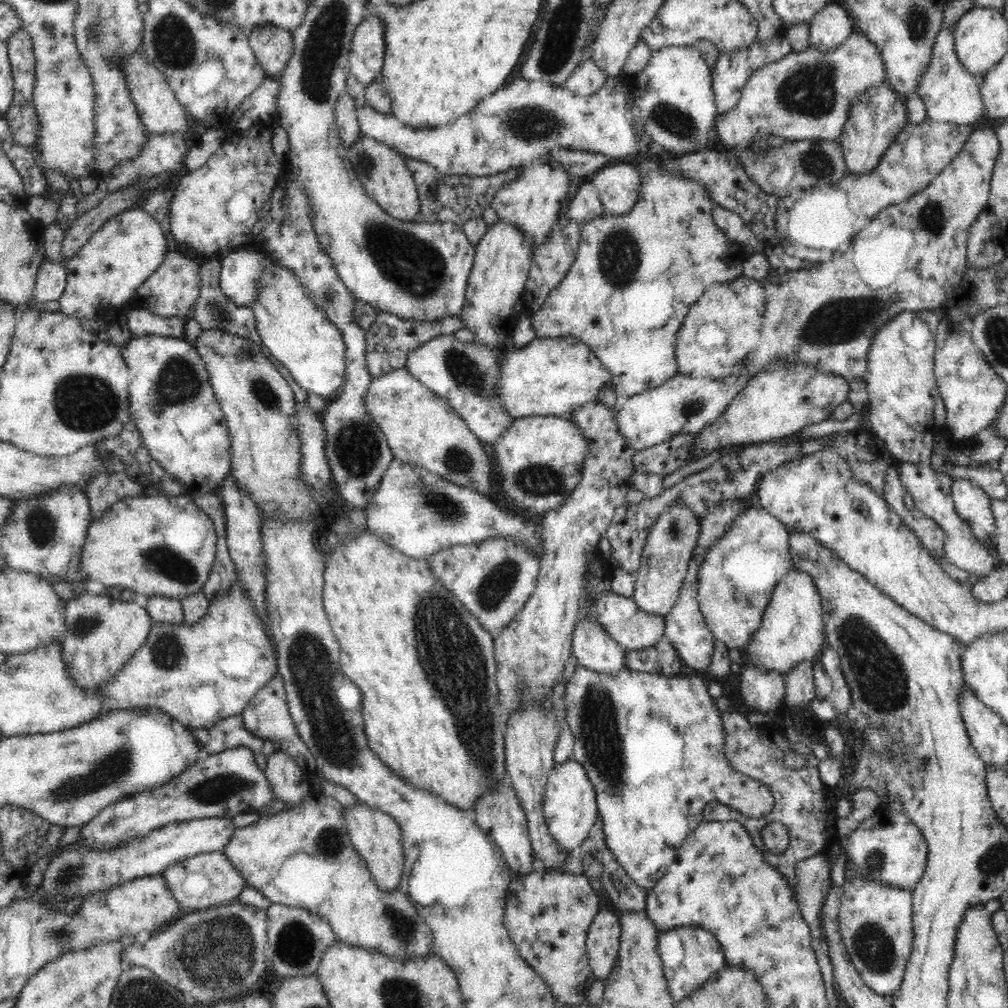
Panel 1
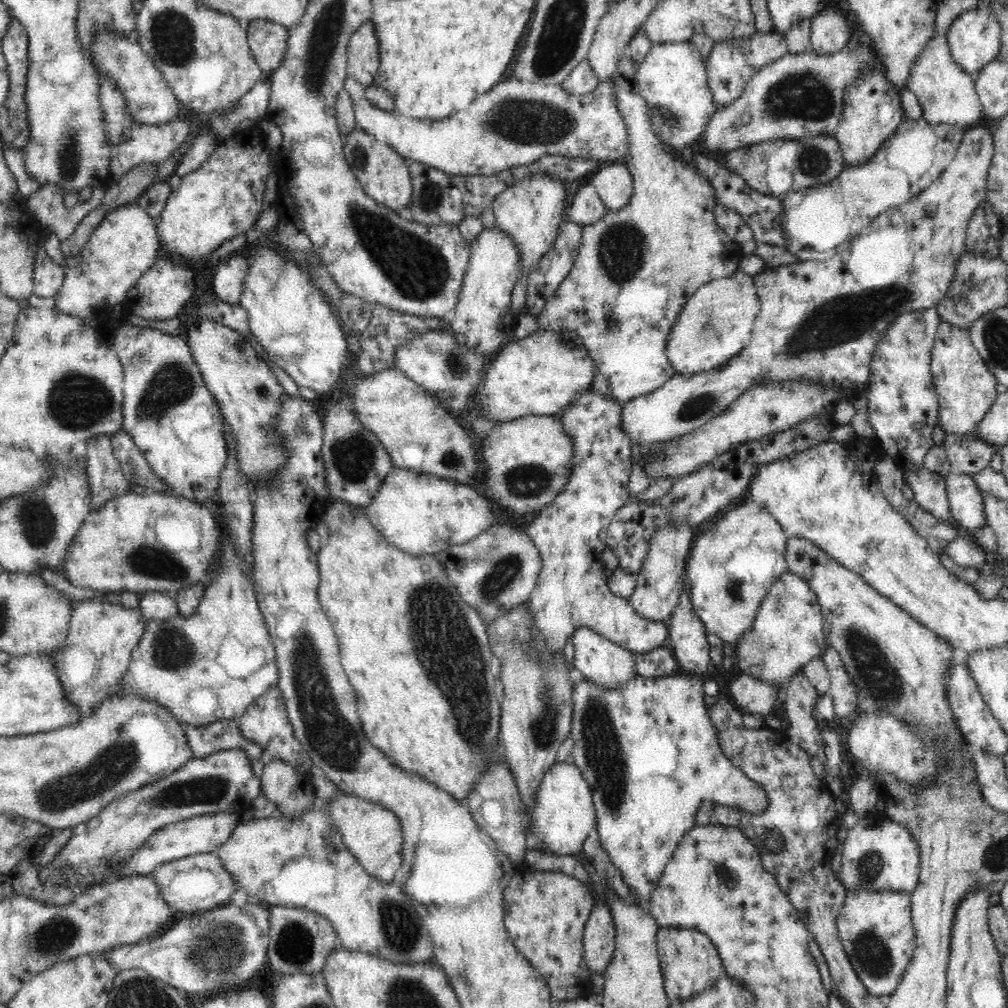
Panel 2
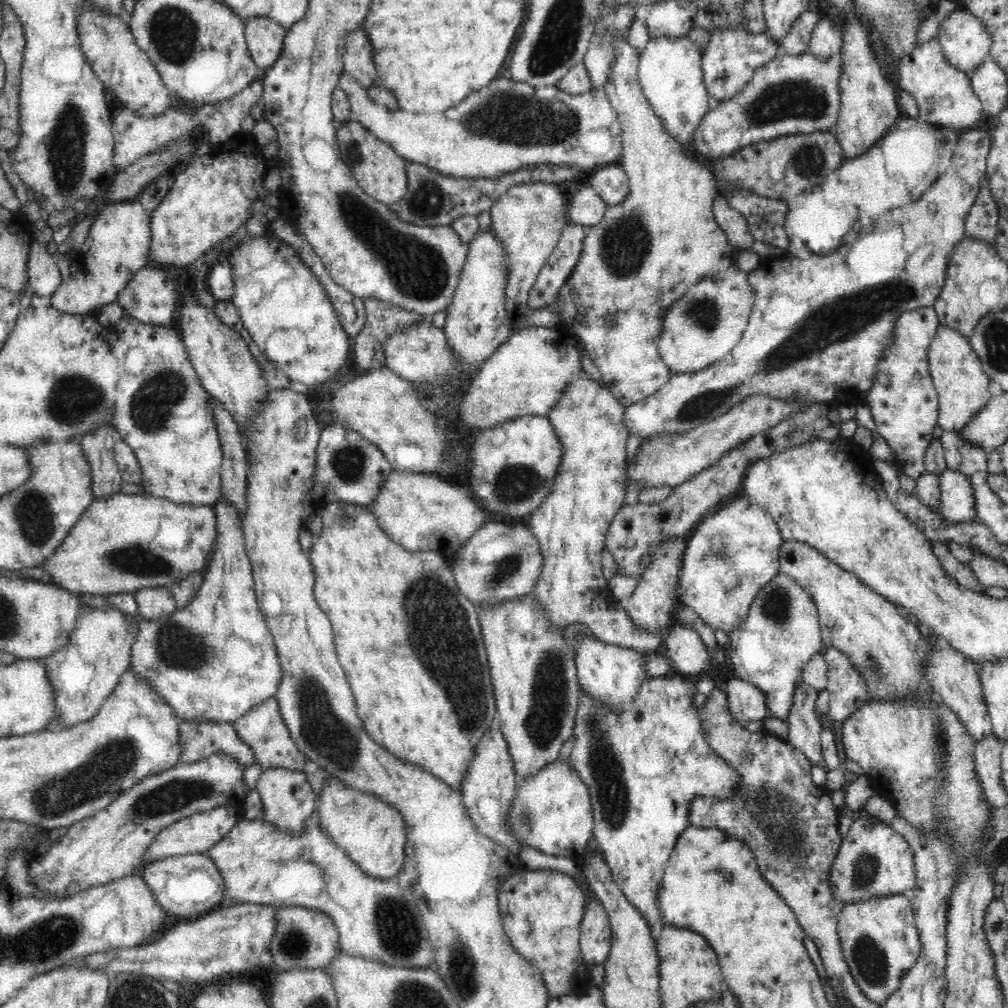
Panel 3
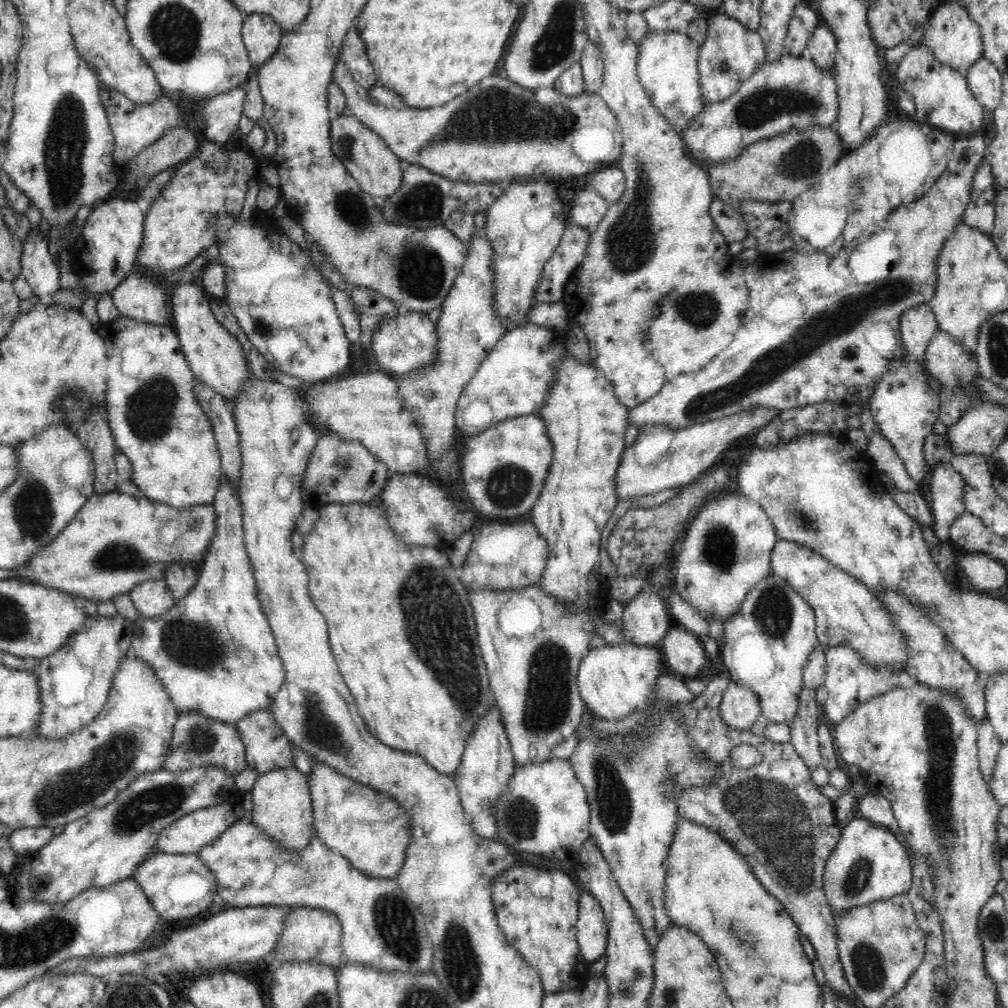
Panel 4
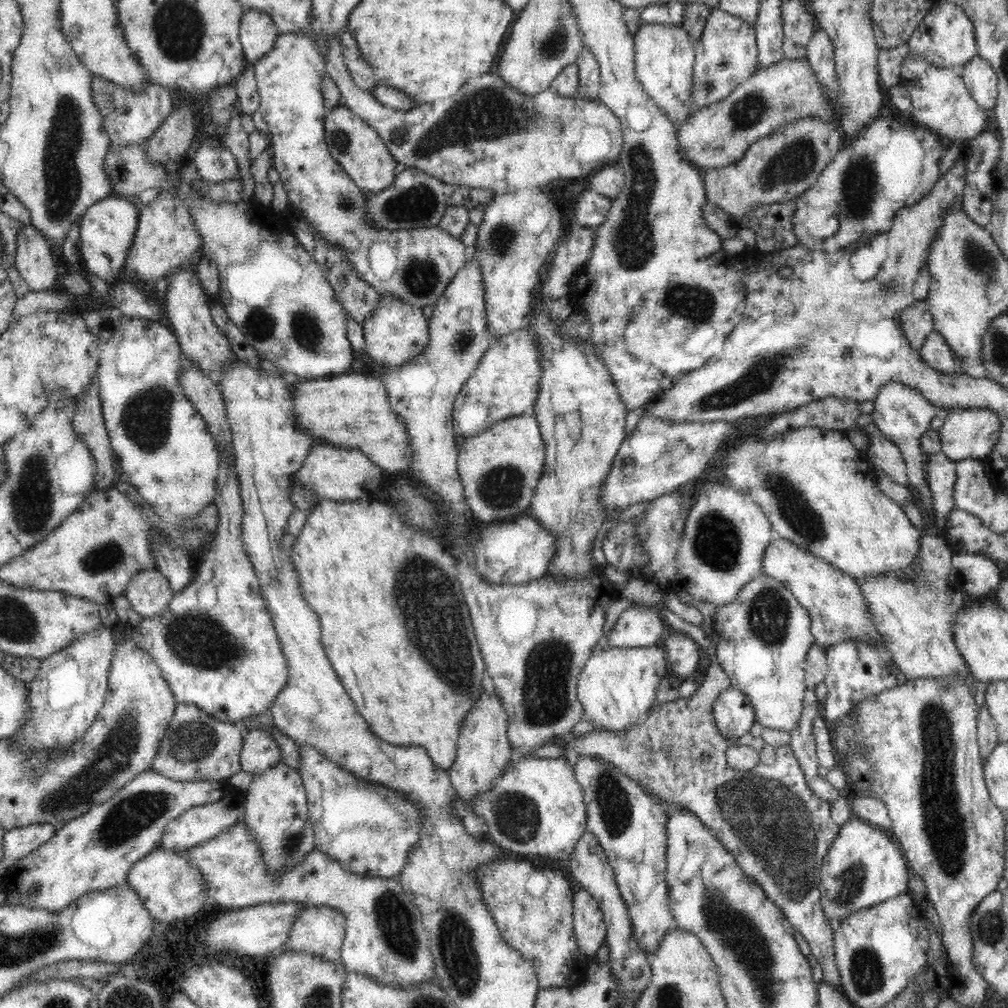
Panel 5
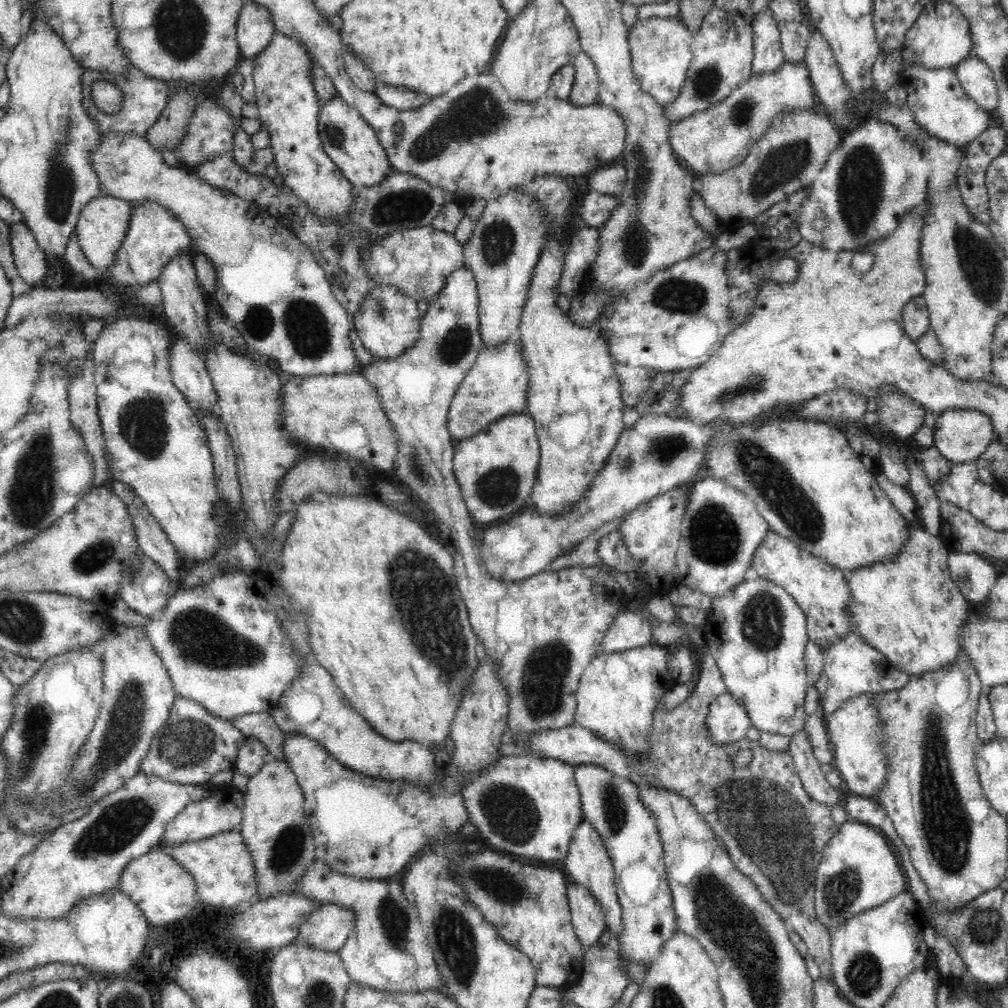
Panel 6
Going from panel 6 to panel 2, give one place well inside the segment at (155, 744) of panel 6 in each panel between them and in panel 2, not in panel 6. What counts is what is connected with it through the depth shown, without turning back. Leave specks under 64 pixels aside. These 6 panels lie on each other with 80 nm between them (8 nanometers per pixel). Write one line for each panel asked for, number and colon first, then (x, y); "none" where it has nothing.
2: (222, 735)
3: (197, 741)
4: (196, 740)
5: (196, 746)

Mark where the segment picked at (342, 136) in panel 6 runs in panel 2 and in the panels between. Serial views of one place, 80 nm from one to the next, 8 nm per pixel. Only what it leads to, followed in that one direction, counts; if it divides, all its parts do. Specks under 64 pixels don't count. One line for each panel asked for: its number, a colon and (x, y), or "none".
2: (385, 175)
3: (380, 171)
4: (366, 156)
5: (362, 153)

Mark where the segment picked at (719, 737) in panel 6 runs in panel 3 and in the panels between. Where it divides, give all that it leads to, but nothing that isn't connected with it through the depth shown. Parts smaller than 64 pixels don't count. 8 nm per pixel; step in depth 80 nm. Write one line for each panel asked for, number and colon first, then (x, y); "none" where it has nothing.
3: (747, 703)
4: (740, 708)
5: (734, 715)

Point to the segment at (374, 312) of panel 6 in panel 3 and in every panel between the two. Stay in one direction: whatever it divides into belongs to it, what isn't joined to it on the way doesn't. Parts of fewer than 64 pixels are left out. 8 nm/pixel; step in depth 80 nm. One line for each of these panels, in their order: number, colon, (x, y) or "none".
3: (421, 353)
4: (404, 343)
5: (395, 331)

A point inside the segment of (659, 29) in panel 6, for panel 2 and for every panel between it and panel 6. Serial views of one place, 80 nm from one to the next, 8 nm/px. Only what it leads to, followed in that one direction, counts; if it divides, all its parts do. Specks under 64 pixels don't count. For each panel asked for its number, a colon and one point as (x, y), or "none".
2: (672, 78)
3: (670, 72)
4: (667, 65)
5: (664, 53)

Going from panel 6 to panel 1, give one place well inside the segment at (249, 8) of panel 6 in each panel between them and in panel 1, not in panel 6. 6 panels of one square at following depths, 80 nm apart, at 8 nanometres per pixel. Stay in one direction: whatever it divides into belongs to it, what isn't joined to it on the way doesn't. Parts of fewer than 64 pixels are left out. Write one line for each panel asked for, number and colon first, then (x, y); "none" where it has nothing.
1: (273, 46)
2: (268, 41)
3: (265, 37)
4: (261, 35)
5: (258, 31)

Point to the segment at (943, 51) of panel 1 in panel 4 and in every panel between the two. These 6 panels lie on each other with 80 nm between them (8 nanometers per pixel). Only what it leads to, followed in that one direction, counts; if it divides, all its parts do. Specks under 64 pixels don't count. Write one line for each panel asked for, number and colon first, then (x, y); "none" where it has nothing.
2: (947, 94)
3: (944, 94)
4: (941, 94)

